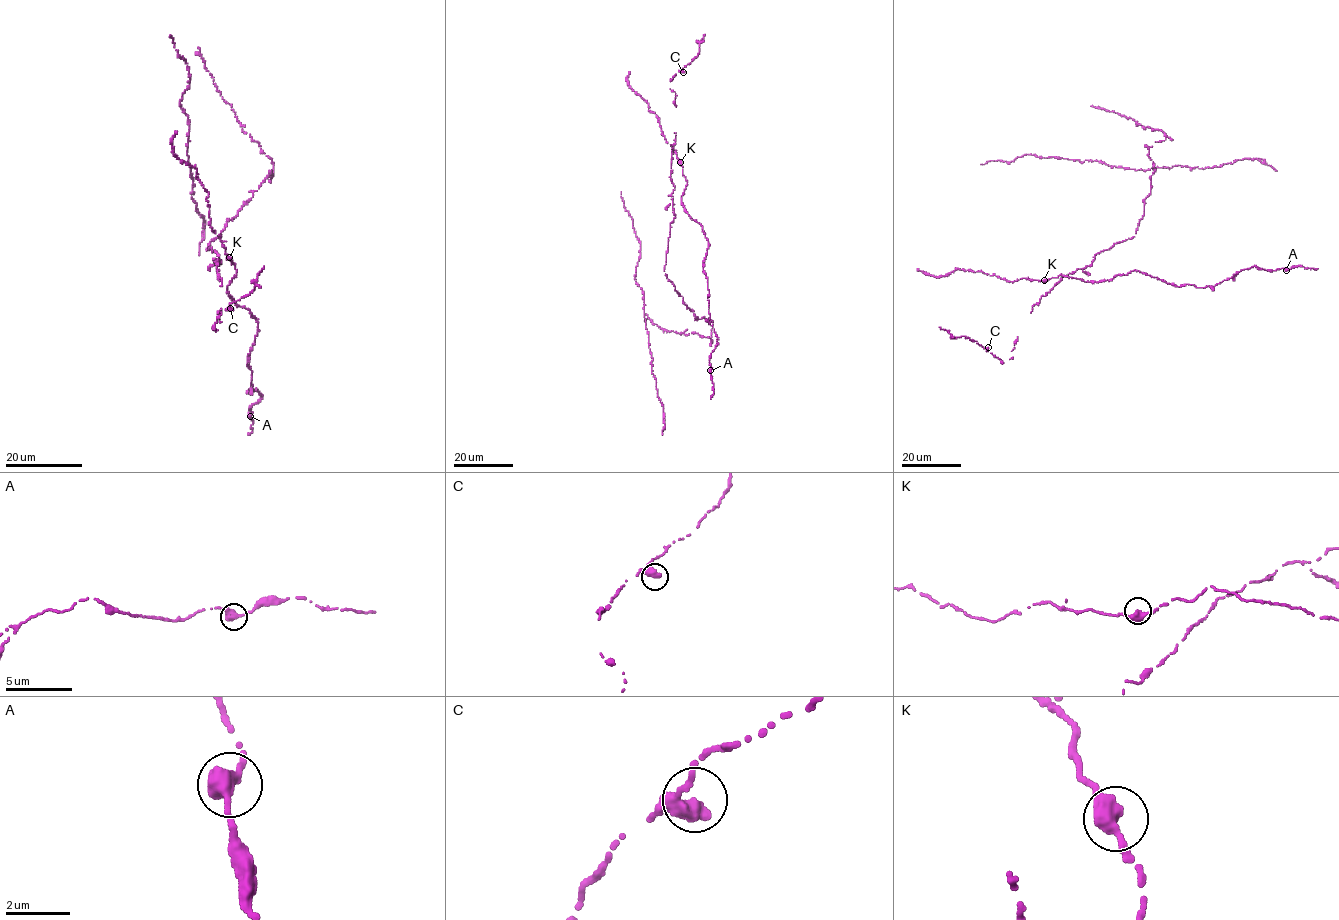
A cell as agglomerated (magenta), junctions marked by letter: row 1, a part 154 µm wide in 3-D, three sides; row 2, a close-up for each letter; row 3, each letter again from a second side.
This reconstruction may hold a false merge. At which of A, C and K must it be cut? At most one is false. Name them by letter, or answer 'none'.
none

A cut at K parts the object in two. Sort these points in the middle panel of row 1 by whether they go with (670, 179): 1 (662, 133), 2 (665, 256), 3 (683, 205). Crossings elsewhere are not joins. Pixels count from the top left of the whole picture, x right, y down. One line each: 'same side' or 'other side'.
1: other side
2: same side
3: other side

